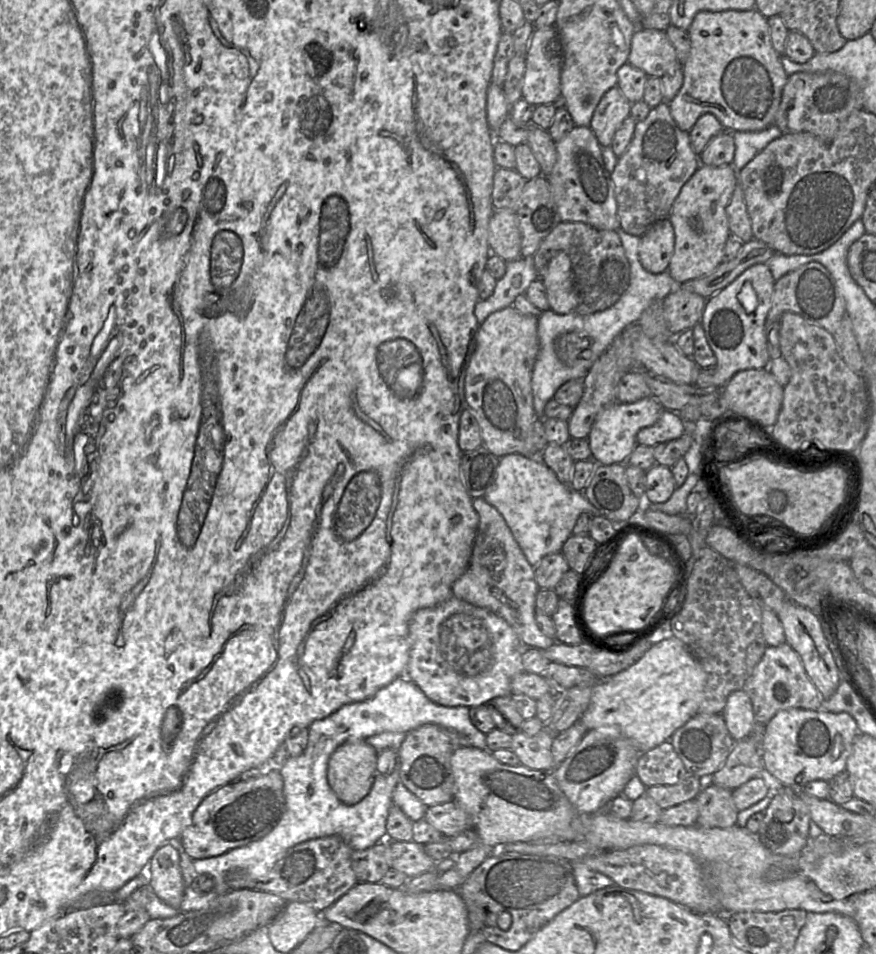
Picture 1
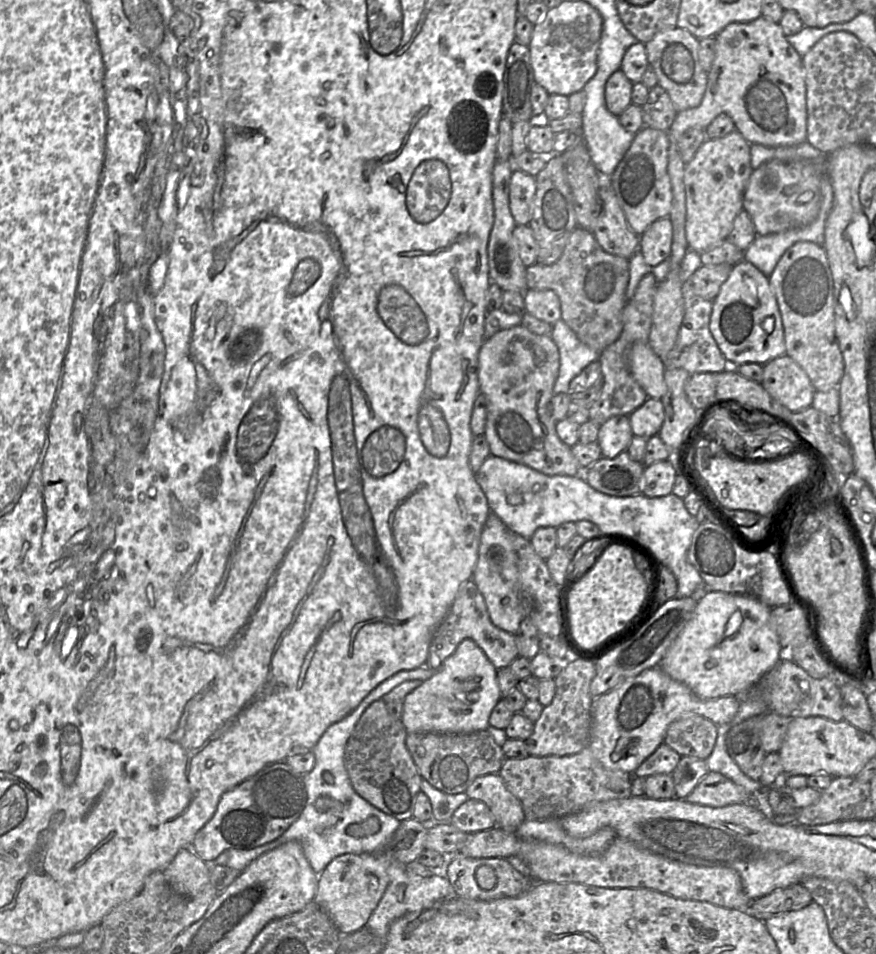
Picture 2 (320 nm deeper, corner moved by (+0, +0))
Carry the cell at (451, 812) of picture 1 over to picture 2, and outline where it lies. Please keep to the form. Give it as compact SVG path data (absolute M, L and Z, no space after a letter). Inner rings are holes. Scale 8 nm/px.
M498 773L477 777L466 789L465 793L469 799L484 802L494 815L496 826L507 832L516 832L518 827L526 820L522 804L508 790L502 777Z

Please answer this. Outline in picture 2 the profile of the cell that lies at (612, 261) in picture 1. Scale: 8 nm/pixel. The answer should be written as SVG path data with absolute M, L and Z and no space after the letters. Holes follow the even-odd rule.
M580 226L573 231L561 257L554 264L535 263L526 268L527 290L552 290L560 300L561 319L582 343L598 353L615 342L622 332L622 312L627 303L629 277L629 259L604 251L593 233Z

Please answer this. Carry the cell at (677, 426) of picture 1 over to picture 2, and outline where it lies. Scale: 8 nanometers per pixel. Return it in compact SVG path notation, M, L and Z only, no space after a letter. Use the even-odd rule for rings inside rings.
M649 397L629 415L633 434L646 439L659 434L664 419L665 411L661 399Z

